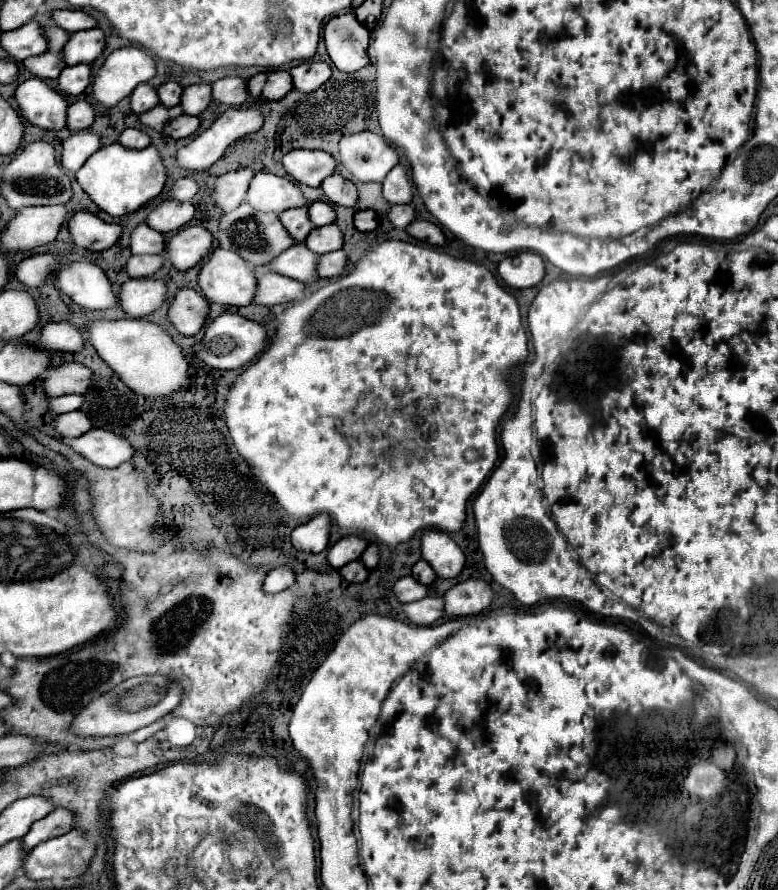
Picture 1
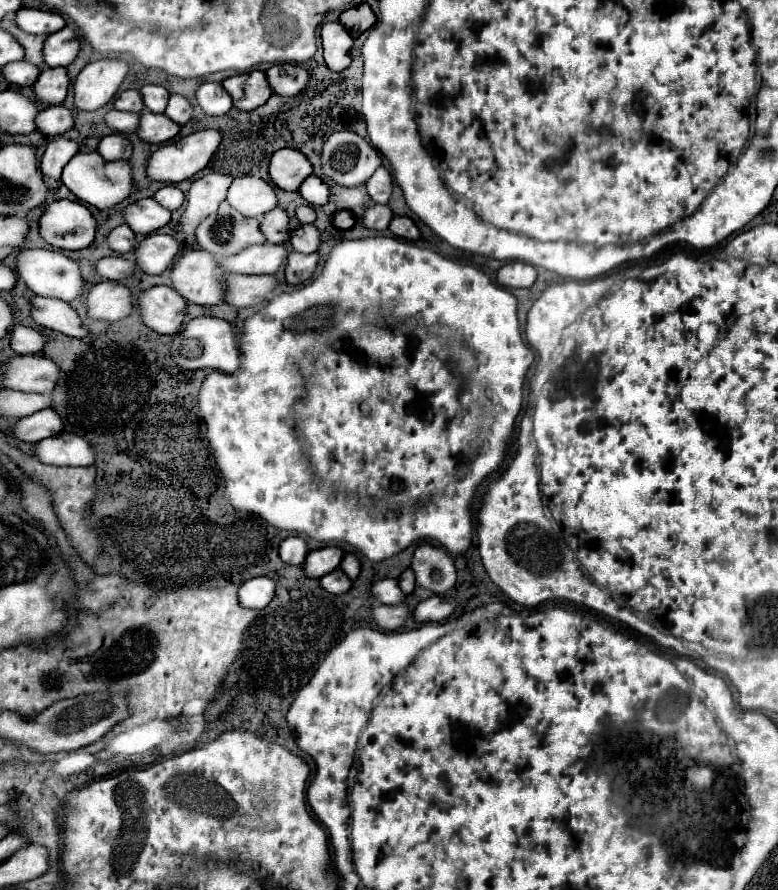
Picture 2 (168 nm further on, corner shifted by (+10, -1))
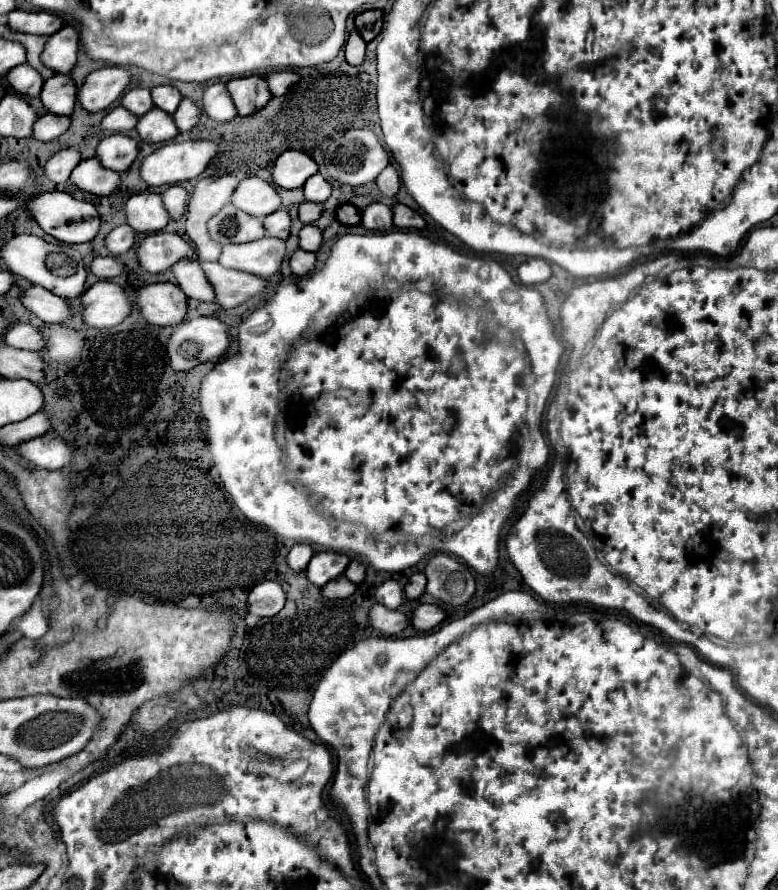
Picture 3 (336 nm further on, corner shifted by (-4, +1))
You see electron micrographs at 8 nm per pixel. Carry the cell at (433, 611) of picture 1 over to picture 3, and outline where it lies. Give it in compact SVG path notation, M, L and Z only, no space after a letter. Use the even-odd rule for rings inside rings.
M375 603L369 611L369 621L371 621L371 627L385 633L385 635L399 635L405 625L407 625L407 617L401 613L401 611L393 611L393 609L387 609L379 603Z

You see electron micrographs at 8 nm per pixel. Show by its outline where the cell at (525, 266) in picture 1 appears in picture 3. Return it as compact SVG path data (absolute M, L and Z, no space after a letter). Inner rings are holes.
M529 259L519 265L517 275L523 285L537 285L551 277L551 267L545 259Z

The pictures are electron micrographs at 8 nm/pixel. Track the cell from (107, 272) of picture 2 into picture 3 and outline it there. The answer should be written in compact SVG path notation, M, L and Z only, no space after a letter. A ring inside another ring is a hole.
M95 257L89 265L89 273L93 273L97 279L113 279L121 273L121 263L115 257Z

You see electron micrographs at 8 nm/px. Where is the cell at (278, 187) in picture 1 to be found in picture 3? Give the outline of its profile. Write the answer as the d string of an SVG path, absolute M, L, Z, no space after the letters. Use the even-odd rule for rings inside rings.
M261 177L243 179L237 185L237 189L231 197L231 203L235 207L239 207L241 211L247 211L249 215L257 215L257 217L275 213L281 207L277 189L271 183L263 181Z

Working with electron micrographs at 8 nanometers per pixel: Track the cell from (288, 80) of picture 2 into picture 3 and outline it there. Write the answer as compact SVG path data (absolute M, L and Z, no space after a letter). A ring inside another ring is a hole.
M273 71L273 73L265 75L265 83L267 83L271 95L285 95L297 79L299 79L299 75L293 71Z

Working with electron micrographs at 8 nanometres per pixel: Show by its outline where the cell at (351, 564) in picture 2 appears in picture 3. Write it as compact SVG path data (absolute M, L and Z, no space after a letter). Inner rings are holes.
M351 561L349 567L347 567L347 571L345 571L345 577L347 577L351 583L359 585L359 583L365 579L365 567L363 567L359 561Z

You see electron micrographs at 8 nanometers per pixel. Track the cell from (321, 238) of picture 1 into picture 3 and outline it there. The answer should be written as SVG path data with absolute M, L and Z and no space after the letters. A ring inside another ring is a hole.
M305 225L301 231L299 231L299 247L303 251L311 251L315 253L319 247L321 247L321 229L315 227L315 225Z

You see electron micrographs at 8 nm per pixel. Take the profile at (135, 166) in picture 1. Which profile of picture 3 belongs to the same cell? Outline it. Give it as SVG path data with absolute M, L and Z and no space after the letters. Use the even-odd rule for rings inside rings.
M97 157L81 161L73 173L71 173L71 183L87 193L93 195L111 195L119 187L121 173L115 173L111 169L105 169Z

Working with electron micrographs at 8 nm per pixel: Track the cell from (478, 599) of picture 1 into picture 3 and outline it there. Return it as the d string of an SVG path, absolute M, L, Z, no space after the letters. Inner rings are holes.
M419 605L413 611L413 627L419 631L431 631L433 627L437 627L441 621L445 619L445 613L439 605Z

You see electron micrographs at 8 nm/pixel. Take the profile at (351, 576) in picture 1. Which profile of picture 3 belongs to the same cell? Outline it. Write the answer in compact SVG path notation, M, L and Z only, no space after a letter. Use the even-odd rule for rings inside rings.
M343 575L343 577L337 577L337 579L333 579L333 581L329 581L323 589L321 589L321 595L325 597L325 599L347 599L347 597L351 597L353 593L355 593L355 585L351 583L351 581L347 581L347 577Z

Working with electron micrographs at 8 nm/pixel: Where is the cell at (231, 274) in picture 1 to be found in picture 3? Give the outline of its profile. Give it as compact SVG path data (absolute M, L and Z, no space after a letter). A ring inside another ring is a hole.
M181 259L179 263L175 263L171 267L175 279L177 279L177 285L181 287L181 291L191 297L191 299L197 299L197 301L215 301L215 293L213 293L213 287L211 283L207 281L199 261L193 261L193 259Z

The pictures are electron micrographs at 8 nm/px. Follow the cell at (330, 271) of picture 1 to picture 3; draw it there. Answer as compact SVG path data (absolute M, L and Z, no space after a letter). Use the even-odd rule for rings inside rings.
M297 249L291 257L289 257L289 267L295 275L307 275L315 269L315 253L307 253L303 249Z

